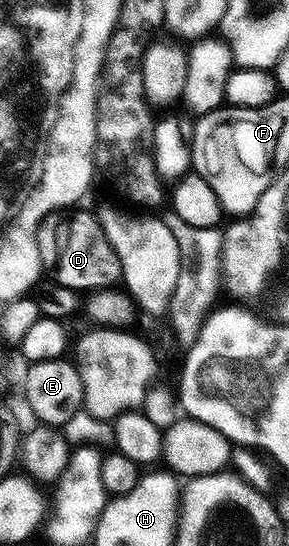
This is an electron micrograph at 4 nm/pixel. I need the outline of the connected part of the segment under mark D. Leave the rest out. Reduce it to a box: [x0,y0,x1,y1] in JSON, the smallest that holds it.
[37,207,121,291]

